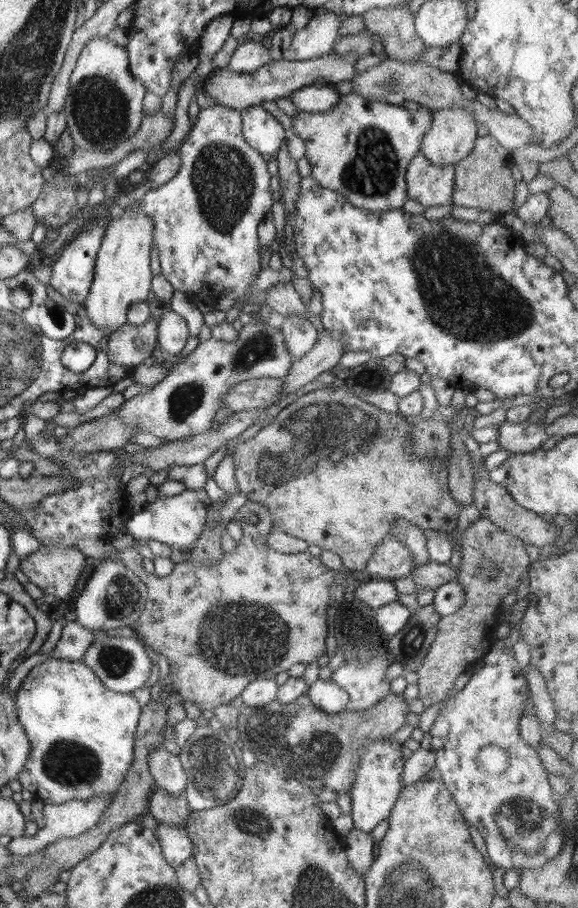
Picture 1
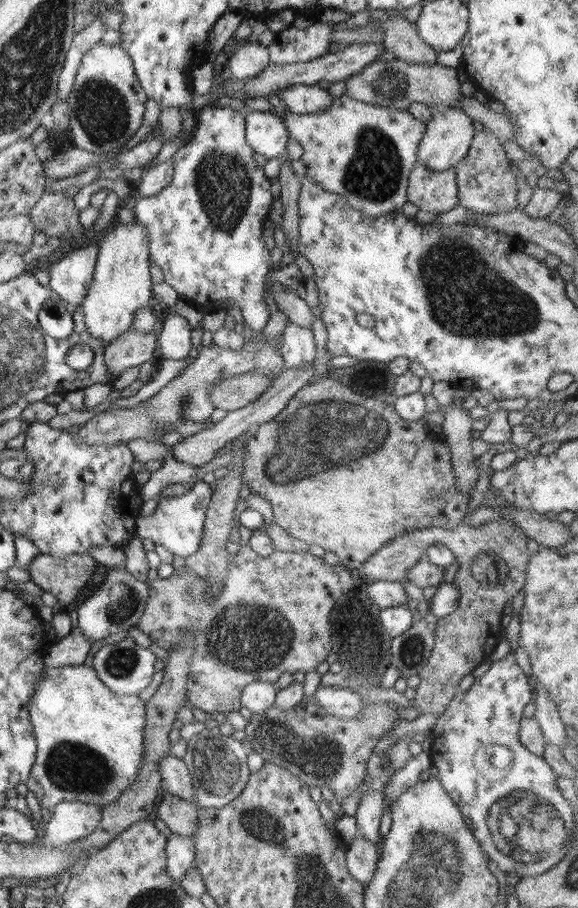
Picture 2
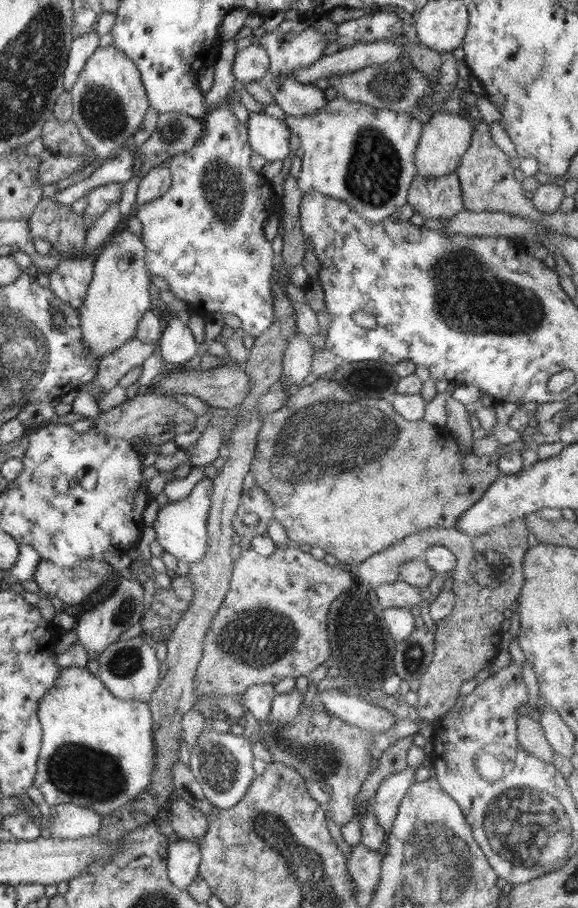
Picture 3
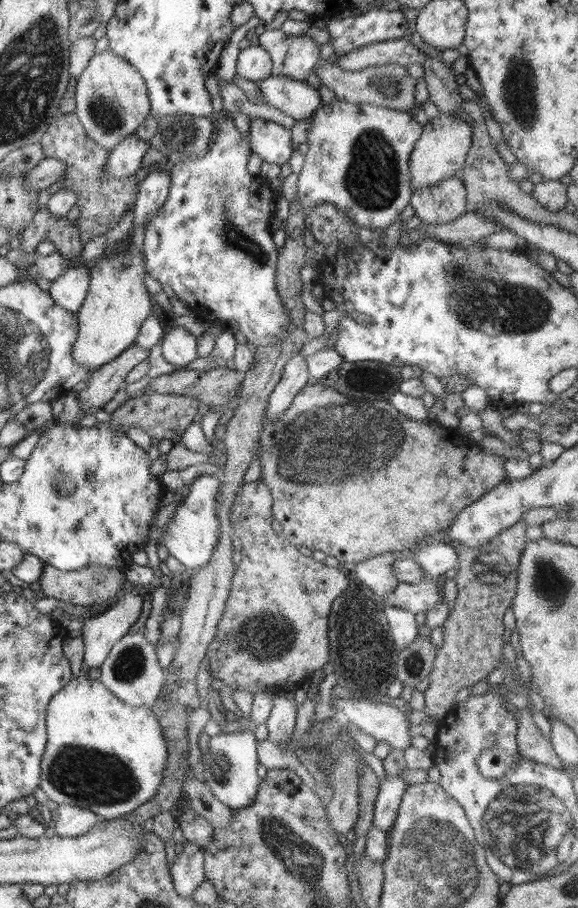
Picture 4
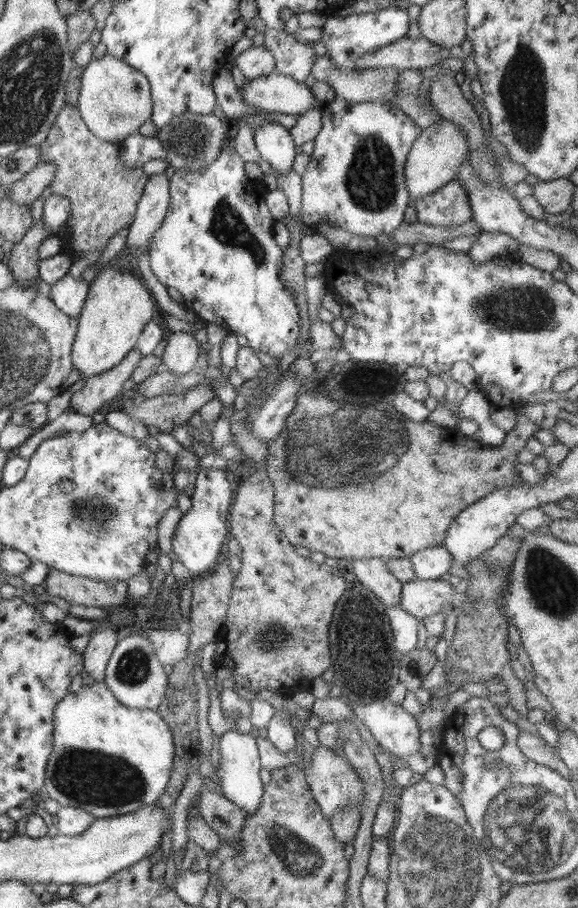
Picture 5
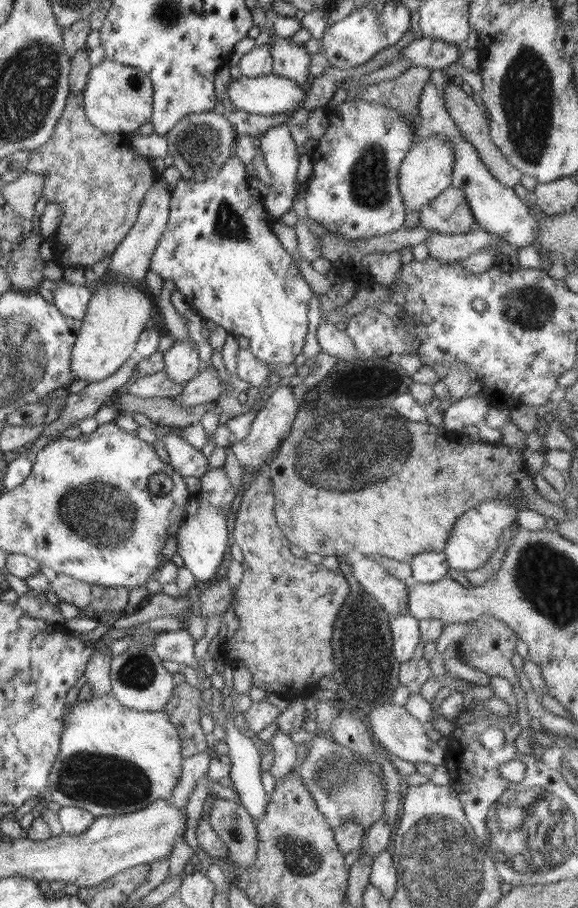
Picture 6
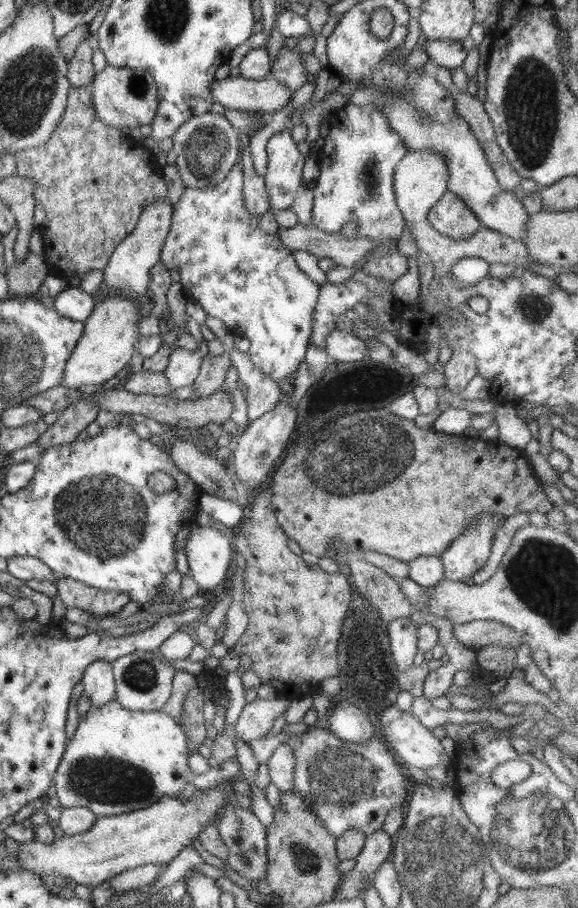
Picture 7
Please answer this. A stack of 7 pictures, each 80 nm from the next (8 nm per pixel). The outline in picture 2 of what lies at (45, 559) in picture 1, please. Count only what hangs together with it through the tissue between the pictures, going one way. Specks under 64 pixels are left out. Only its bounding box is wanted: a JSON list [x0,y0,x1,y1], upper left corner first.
[27,552,97,609]

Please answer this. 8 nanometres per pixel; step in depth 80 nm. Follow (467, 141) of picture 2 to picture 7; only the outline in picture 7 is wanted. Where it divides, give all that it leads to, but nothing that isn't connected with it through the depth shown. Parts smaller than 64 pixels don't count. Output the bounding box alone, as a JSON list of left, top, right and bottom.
[393,149,561,302]

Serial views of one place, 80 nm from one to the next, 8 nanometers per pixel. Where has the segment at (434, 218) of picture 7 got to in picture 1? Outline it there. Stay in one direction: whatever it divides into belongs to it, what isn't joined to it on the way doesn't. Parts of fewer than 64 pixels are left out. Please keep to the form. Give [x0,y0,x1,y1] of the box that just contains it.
[405,152,454,208]

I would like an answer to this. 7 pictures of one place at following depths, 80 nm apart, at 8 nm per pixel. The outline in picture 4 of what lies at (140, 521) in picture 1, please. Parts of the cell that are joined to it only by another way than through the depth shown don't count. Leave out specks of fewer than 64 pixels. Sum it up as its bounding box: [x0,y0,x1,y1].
[164,474,221,568]

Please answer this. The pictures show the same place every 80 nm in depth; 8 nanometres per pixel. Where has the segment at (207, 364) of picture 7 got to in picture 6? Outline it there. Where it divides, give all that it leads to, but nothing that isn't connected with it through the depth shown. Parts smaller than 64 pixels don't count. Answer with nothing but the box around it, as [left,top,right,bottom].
[171,364,222,406]

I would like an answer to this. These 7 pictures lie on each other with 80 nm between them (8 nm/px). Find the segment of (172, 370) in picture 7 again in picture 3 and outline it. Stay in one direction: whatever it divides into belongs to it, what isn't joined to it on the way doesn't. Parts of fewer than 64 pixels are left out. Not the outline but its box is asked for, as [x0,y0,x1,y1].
[157,315,199,365]

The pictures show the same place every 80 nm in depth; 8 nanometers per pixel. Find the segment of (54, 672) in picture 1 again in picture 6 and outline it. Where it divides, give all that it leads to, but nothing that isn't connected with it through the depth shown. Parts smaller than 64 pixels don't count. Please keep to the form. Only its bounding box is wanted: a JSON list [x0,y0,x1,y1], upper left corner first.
[45,693,184,817]

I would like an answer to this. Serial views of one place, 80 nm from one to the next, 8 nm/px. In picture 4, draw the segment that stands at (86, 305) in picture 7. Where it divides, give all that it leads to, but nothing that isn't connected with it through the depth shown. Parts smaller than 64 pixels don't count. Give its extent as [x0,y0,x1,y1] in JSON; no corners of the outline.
[48,262,89,313]

